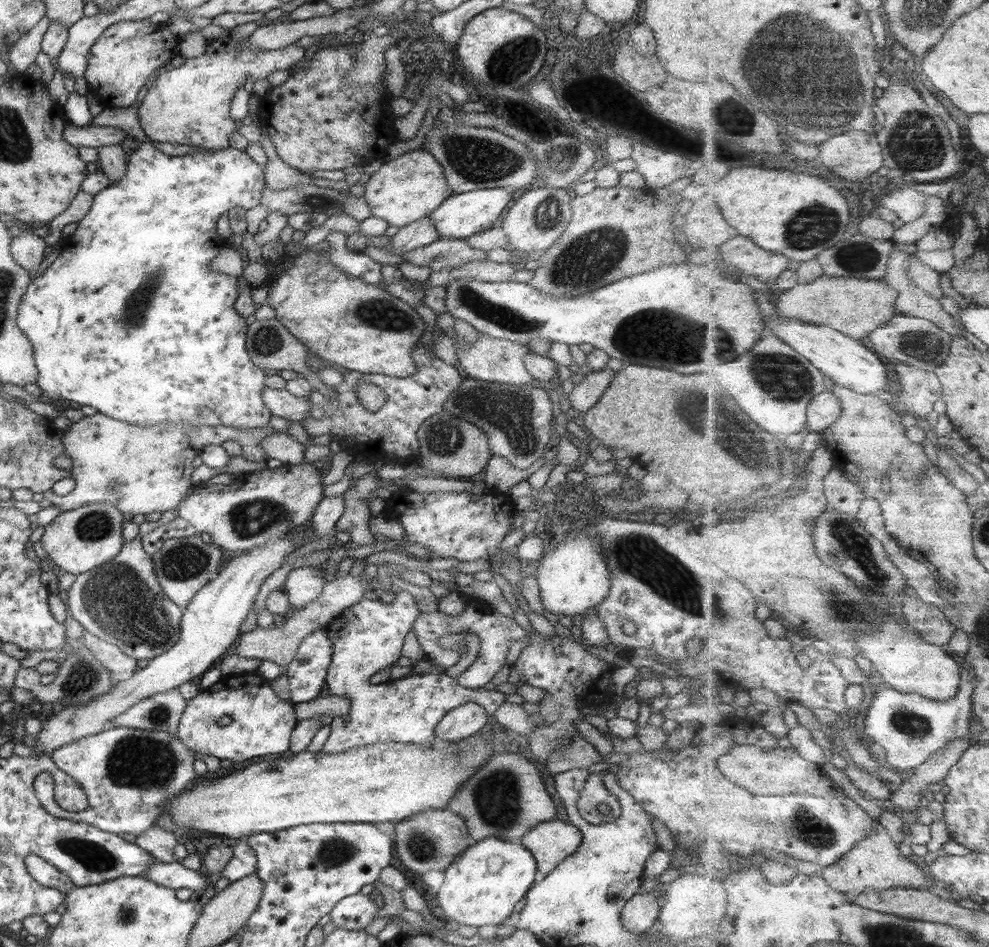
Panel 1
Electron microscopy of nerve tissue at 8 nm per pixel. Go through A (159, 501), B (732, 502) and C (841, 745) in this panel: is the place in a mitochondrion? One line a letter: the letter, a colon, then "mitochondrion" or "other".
A: other
B: other
C: other

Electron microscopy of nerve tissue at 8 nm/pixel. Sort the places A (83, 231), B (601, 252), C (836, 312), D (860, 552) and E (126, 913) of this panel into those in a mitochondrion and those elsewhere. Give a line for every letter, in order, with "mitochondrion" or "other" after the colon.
A: other
B: mitochondrion
C: other
D: mitochondrion
E: mitochondrion

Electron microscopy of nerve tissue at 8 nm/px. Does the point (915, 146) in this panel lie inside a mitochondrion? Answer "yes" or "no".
yes

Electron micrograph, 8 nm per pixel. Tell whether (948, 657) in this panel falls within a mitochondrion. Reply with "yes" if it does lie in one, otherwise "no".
no

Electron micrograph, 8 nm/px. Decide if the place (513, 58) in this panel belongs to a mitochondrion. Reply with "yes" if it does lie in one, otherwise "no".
yes

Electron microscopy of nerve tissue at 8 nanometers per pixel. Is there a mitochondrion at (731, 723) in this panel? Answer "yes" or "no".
no

